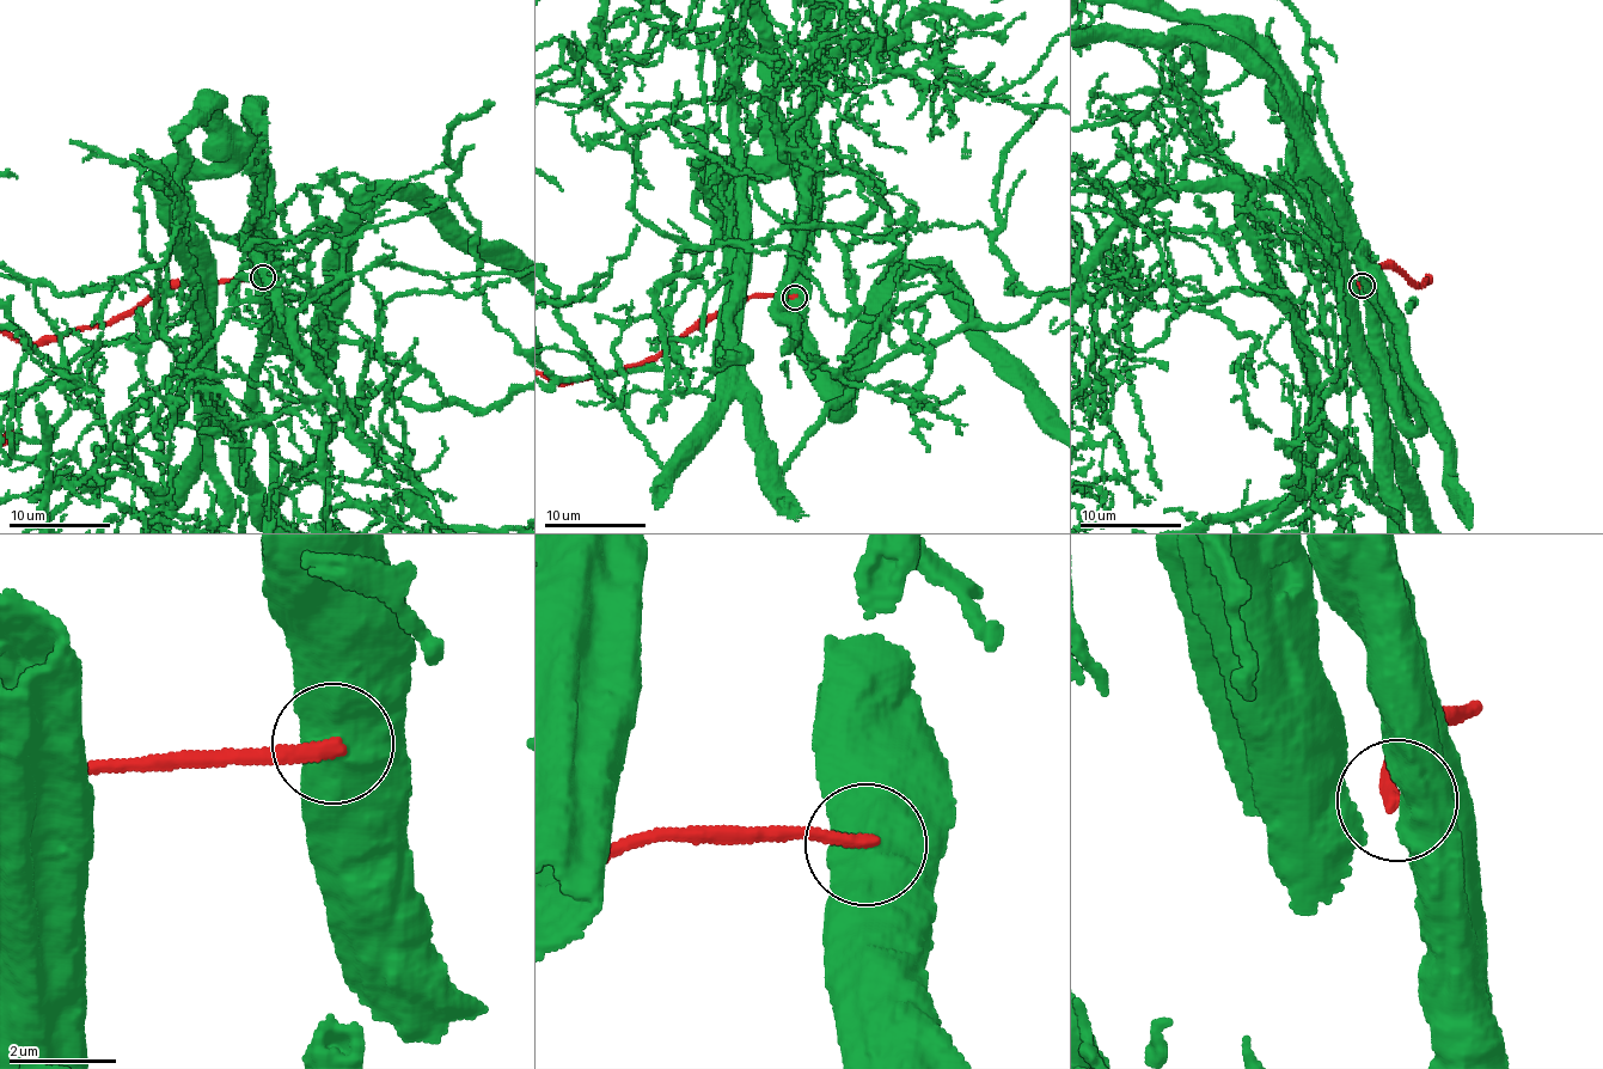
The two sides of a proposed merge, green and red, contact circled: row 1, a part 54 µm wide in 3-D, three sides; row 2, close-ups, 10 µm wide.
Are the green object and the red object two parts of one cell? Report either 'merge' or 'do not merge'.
do not merge

